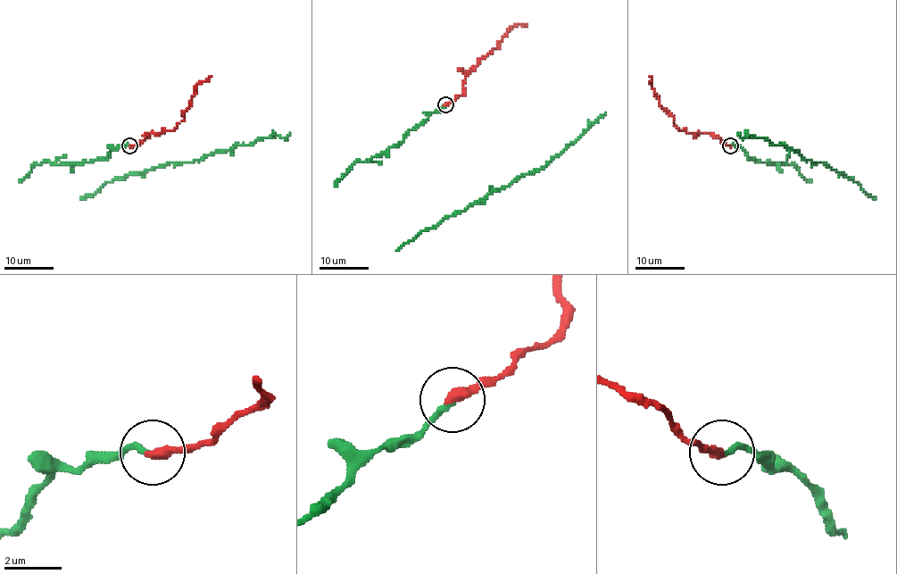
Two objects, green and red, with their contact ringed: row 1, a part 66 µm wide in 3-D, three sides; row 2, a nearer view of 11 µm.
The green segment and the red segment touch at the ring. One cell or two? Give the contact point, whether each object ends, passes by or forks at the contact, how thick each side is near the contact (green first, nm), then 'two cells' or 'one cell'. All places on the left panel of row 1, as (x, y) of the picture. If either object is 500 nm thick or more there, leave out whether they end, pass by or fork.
place (129, 145); green ends; red ends; calibres 200 and 360 nm; one cell

